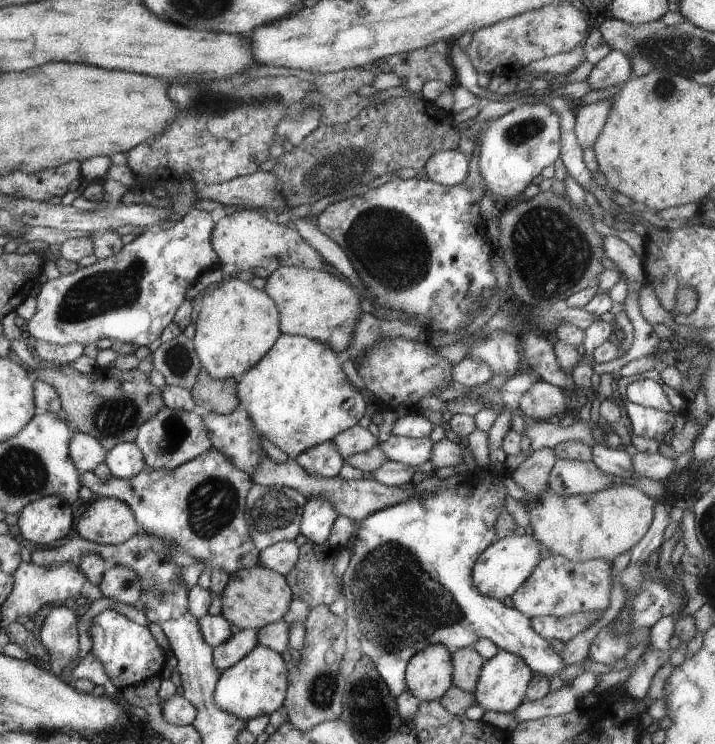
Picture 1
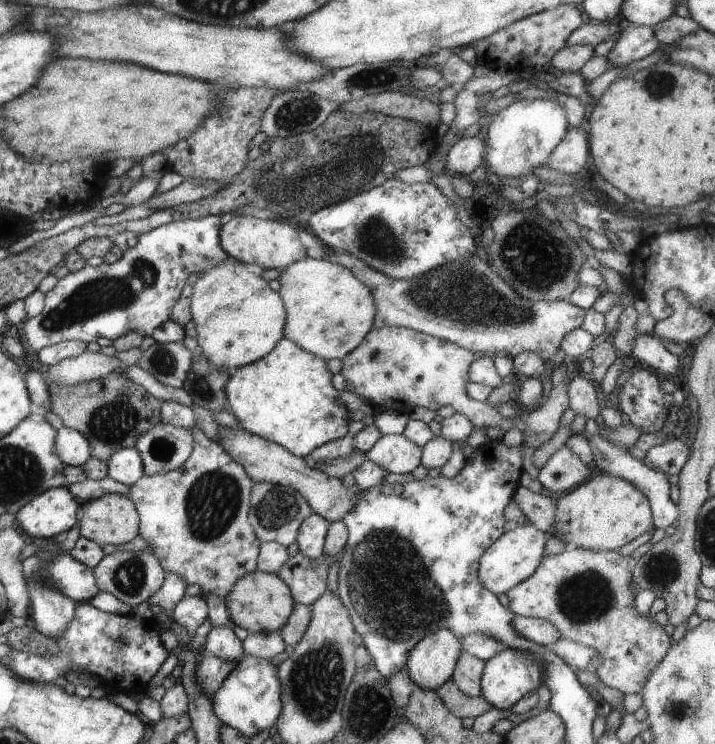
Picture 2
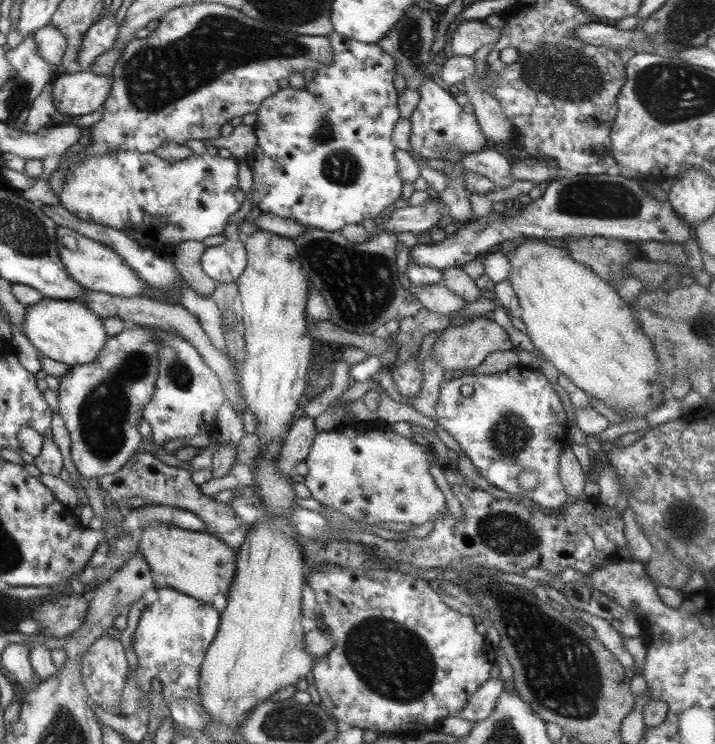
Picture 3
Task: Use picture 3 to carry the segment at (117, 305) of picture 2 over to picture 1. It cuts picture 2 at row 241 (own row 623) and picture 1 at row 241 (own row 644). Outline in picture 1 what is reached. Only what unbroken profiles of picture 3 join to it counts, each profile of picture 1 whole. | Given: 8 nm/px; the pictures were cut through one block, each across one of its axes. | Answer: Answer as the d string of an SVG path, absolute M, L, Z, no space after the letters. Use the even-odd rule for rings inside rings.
M191 207L169 229L151 226L112 256L47 280L36 296L35 313L27 320L30 341L85 346L107 338L148 346L172 322L189 284L198 281L202 273L218 268L217 254L211 248L213 226L209 213Z

